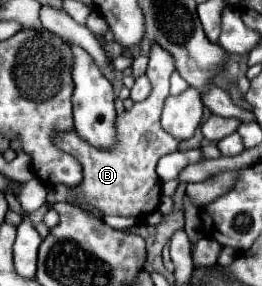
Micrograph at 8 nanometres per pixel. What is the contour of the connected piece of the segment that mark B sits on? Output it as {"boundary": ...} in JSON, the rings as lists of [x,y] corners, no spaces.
{"boundary":[[[156,43],[150,47],[150,63],[146,69],[146,75],[152,83],[150,99],[134,103],[130,111],[124,111],[116,119],[116,131],[118,131],[118,145],[110,151],[100,151],[90,147],[86,141],[82,141],[76,131],[64,133],[56,137],[56,145],[64,151],[70,151],[80,159],[80,165],[84,169],[84,179],[76,187],[63,185],[46,187],[48,203],[54,205],[57,202],[86,203],[92,209],[98,209],[102,215],[134,215],[142,217],[146,213],[156,211],[160,203],[160,177],[156,175],[156,163],[160,157],[172,153],[178,149],[180,139],[174,139],[170,133],[166,133],[160,125],[160,115],[164,109],[164,101],[168,97],[170,89],[170,75],[174,71],[174,61],[170,59],[168,51],[162,51]]]}

